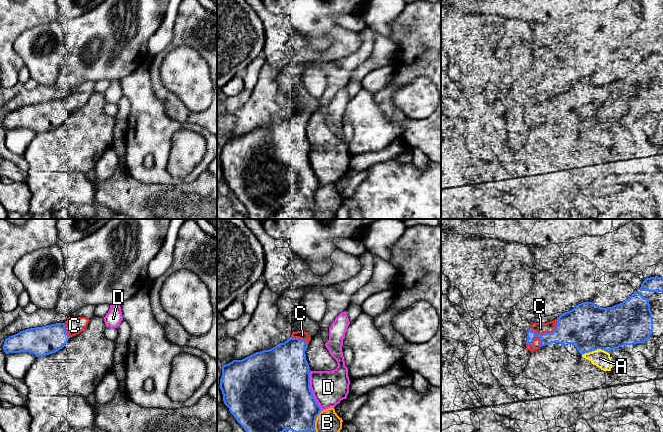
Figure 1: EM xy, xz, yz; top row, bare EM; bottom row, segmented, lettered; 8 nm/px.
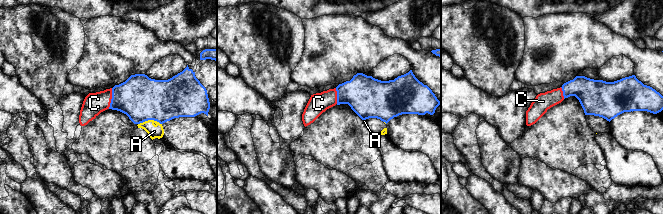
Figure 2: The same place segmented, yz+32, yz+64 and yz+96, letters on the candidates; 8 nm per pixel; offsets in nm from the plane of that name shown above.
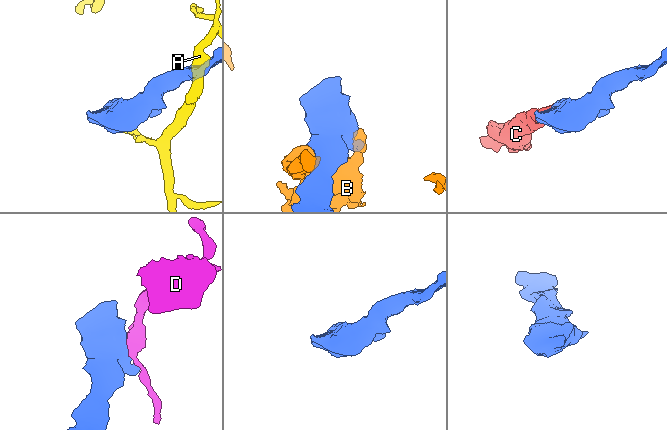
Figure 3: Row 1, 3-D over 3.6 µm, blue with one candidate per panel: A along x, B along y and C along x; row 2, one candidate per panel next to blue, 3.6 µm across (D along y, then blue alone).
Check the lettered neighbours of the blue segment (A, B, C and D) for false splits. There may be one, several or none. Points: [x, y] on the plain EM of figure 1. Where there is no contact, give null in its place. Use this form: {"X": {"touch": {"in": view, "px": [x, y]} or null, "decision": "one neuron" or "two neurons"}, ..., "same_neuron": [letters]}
{"A": {"touch": {"in": "yz", "px": [595, 125]}, "decision": "two neurons"}, "B": {"touch": {"in": "xz", "px": [314, 200]}, "decision": "two neurons"}, "C": {"touch": {"in": "yz", "px": [547, 109]}, "decision": "one neuron"}, "D": {"touch": {"in": "xz", "px": [311, 167]}, "decision": "two neurons"}, "same_neuron": ["C"]}

